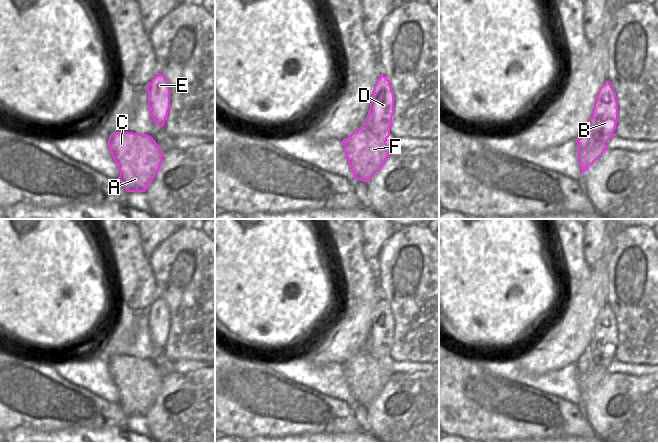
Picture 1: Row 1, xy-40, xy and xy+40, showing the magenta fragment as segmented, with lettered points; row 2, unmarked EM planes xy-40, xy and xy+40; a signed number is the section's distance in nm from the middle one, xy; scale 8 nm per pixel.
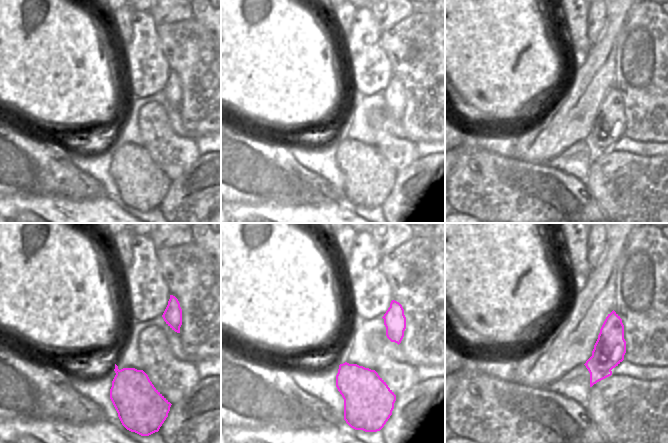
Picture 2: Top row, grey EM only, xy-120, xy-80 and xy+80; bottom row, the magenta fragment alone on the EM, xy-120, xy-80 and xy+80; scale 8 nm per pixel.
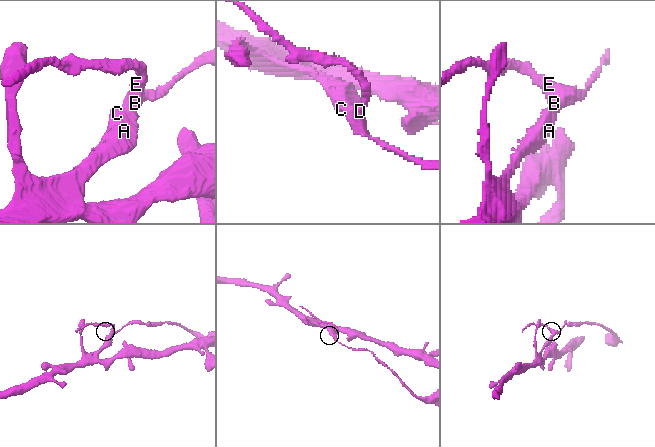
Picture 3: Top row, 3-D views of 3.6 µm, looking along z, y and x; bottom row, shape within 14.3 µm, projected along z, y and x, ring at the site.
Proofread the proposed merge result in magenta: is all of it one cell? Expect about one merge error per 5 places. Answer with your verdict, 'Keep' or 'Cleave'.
Cleave

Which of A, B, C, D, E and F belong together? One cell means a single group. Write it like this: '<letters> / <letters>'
A C F / B D E

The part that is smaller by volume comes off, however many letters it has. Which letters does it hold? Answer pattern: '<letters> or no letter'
B, D, E

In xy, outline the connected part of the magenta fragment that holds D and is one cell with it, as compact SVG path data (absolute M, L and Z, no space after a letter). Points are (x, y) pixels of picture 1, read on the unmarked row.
M380 299L372 315L372 325L363 351L373 358L388 362L394 339L394 317L390 305Z

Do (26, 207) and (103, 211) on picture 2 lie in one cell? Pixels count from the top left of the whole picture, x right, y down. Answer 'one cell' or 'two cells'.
one cell

